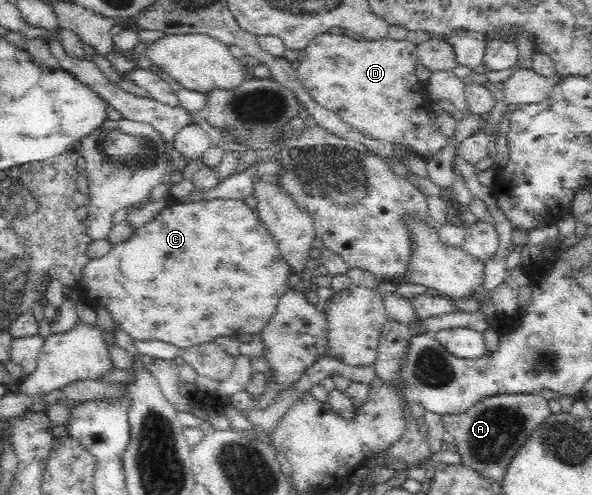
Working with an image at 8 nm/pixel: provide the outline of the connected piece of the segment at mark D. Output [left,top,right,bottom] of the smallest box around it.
[297,34,449,157]

